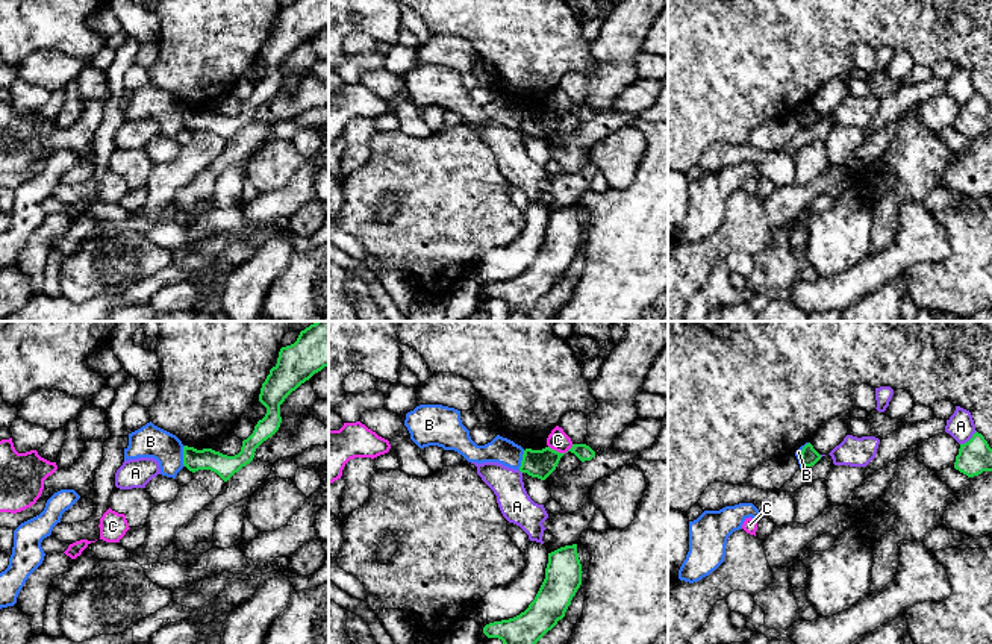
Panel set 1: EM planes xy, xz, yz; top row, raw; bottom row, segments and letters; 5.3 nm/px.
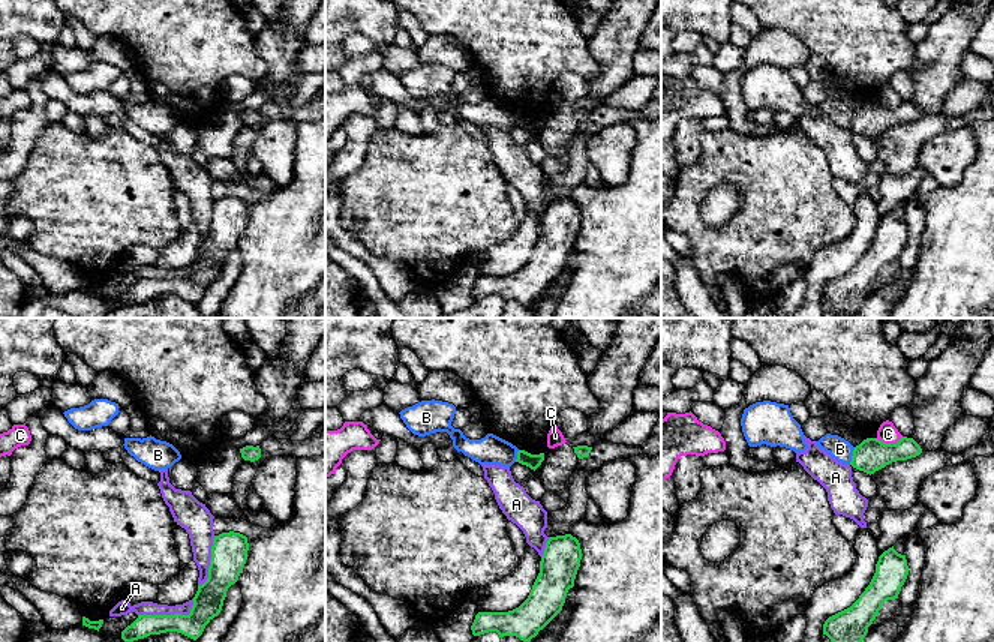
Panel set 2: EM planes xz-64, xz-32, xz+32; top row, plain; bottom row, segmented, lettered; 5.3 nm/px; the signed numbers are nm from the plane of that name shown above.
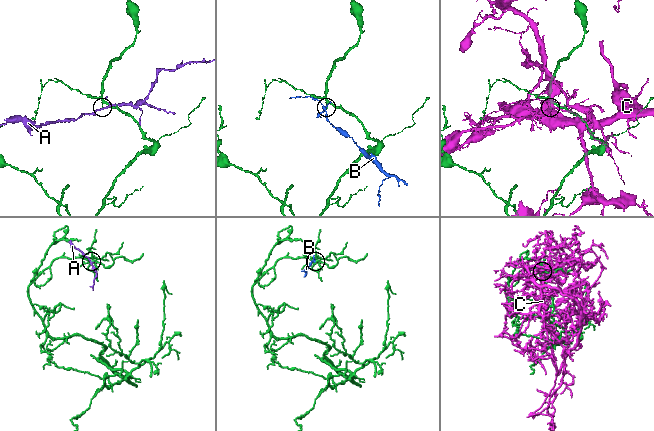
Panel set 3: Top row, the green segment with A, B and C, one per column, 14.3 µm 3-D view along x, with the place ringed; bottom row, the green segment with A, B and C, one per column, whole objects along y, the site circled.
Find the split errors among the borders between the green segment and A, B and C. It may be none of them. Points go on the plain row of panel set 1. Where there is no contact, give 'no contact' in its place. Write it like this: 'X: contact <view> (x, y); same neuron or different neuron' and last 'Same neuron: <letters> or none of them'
A: contact yz (970, 100); different neuron
B: contact xy (184, 117); different neuron
C: contact xz (561, 114); different neuron
Same neuron: none of them

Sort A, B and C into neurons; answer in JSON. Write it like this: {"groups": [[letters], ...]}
{"groups": [["A"], ["B"], ["C"]]}

